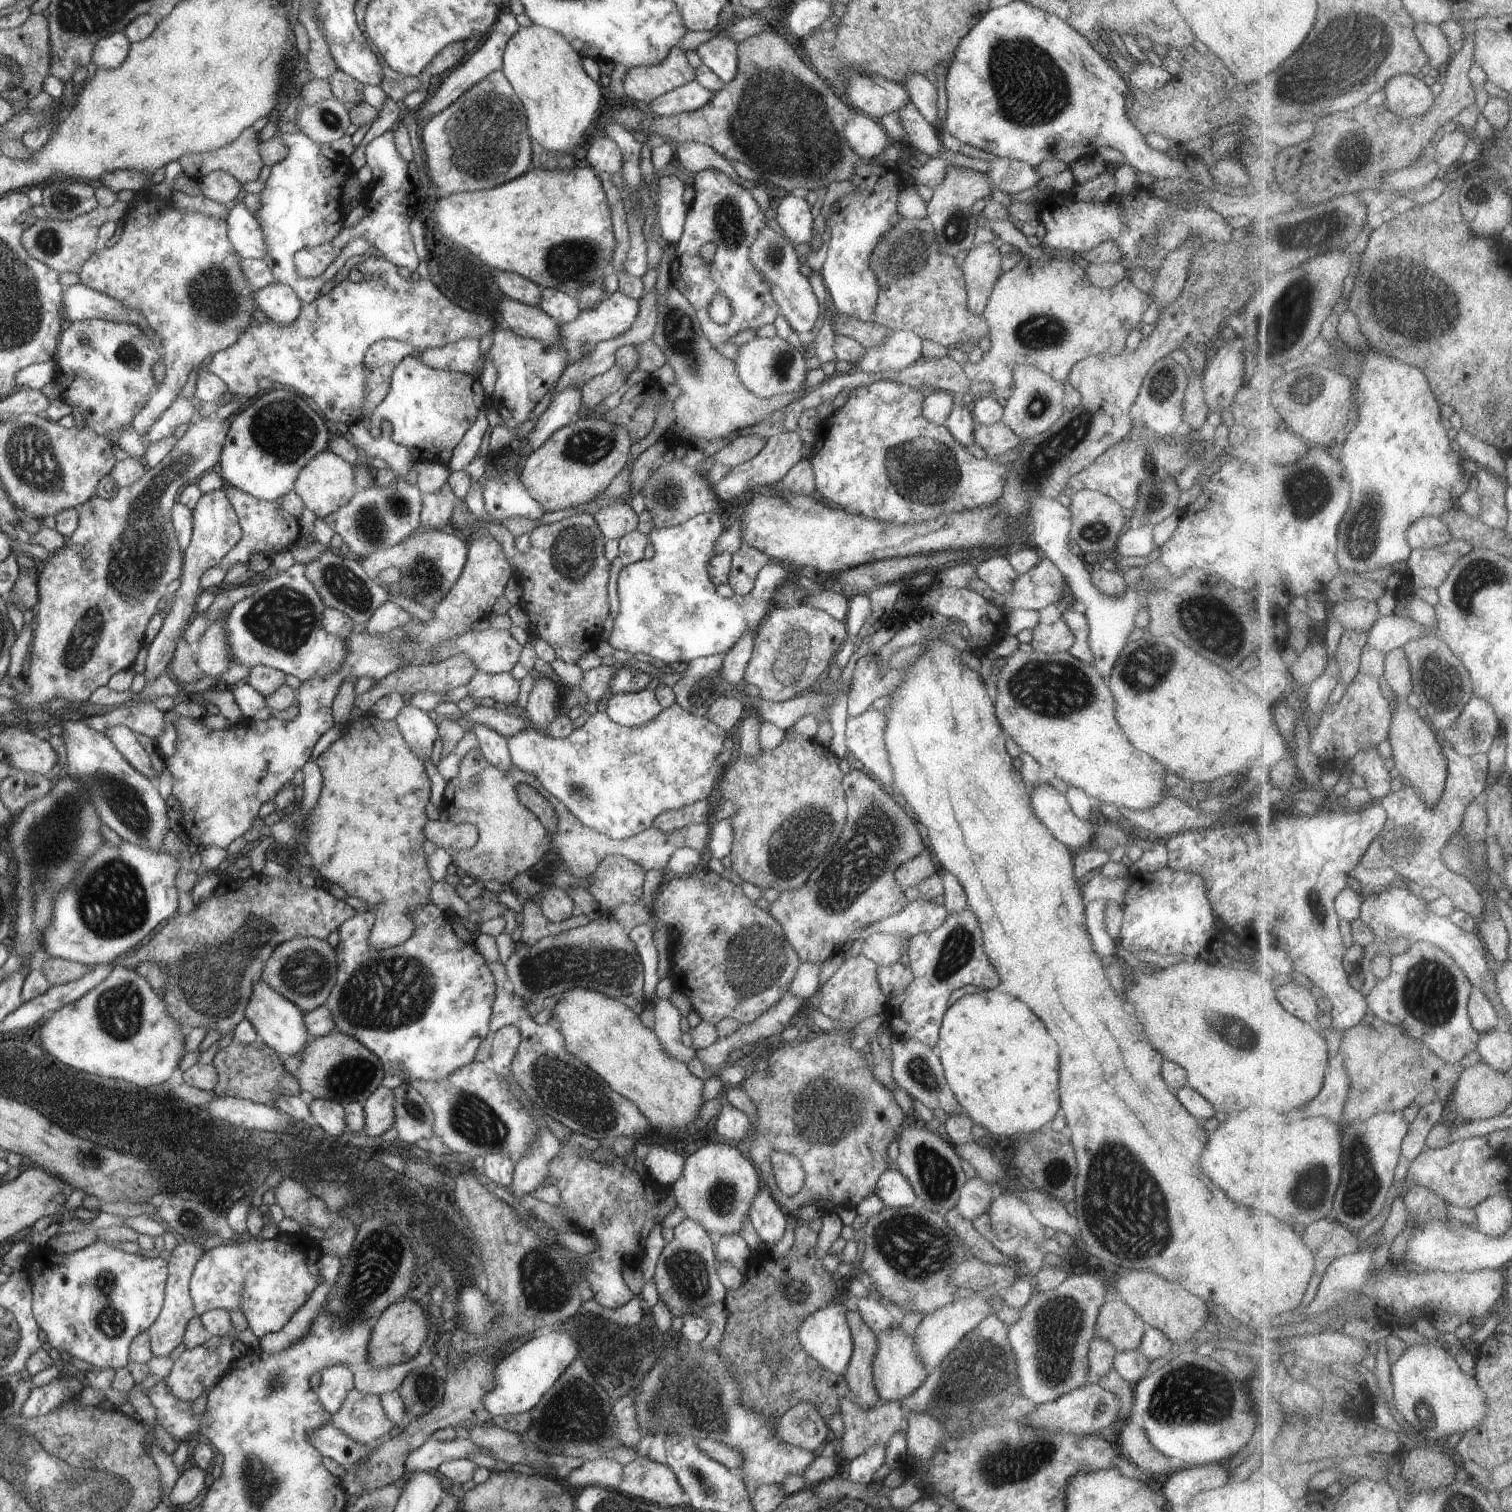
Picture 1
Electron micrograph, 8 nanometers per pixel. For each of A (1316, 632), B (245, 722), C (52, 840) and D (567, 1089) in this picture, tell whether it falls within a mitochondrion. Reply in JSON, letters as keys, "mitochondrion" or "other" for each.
{"A":"other","B":"other","C":"mitochondrion","D":"mitochondrion"}

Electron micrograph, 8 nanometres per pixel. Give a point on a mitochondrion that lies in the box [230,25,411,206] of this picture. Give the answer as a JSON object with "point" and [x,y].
{"point":[330,118]}

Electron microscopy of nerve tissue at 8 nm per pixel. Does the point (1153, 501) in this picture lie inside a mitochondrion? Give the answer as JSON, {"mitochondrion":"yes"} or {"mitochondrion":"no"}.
{"mitochondrion":"yes"}

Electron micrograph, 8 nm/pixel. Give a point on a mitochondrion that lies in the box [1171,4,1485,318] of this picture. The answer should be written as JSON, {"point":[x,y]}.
{"point":[1301,83]}

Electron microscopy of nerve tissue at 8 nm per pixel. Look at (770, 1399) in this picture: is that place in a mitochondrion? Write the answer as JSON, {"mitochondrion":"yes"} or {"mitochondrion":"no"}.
{"mitochondrion":"no"}

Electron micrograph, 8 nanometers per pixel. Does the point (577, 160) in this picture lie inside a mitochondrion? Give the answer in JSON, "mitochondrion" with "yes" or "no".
{"mitochondrion":"no"}

